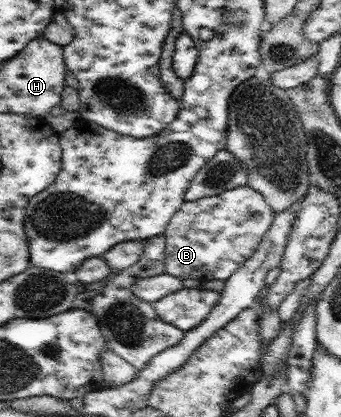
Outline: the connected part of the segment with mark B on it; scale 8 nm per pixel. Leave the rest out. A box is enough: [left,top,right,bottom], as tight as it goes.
[165,186,276,282]

